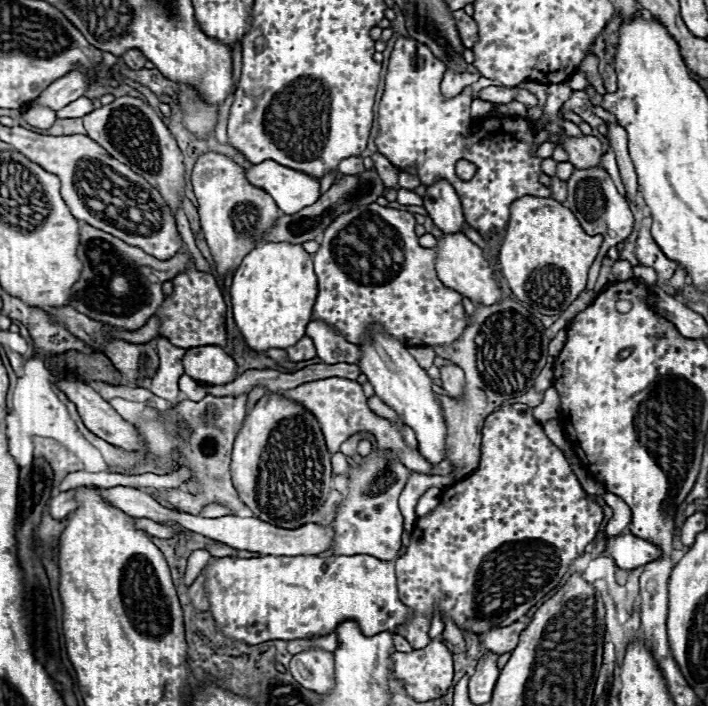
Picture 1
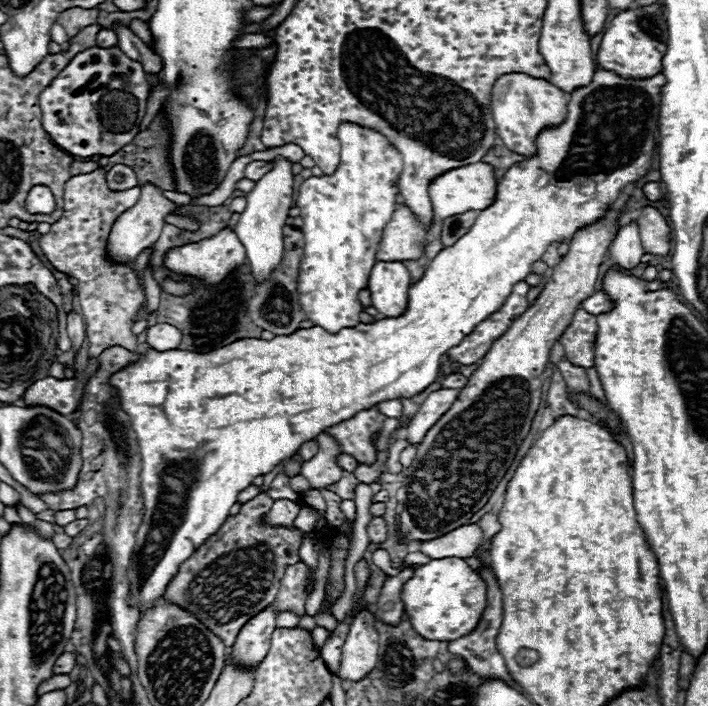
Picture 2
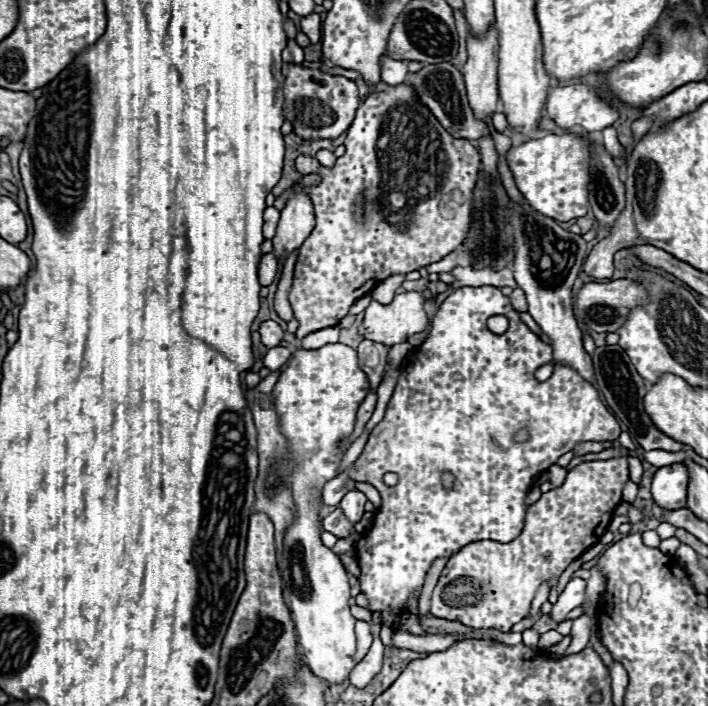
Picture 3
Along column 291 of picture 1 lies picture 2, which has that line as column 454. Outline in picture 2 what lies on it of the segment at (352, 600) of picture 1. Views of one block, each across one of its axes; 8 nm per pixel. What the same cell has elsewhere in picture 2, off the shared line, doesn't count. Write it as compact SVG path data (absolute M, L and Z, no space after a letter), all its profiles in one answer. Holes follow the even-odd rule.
M464 558L430 560L428 564L416 566L414 576L404 584L402 602L412 628L420 636L450 642L468 636L478 626L486 608L486 582L466 564Z

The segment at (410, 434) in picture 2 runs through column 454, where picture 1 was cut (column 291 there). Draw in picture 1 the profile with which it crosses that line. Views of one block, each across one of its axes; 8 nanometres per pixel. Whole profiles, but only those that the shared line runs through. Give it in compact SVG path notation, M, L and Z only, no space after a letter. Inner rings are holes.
M322 378L322 380L314 380L314 382L306 382L306 384L300 384L298 388L292 388L292 390L286 390L282 392L286 398L294 400L294 402L300 402L306 410L310 410L318 422L320 422L320 428L324 432L324 438L326 438L326 446L332 454L338 452L340 444L346 442L352 434L356 432L372 432L380 444L380 448L392 448L392 450L398 450L400 452L400 458L402 462L414 470L414 472L420 472L420 474L432 474L434 466L424 458L420 456L416 450L408 448L402 440L402 436L398 434L398 428L388 422L386 418L380 418L376 416L370 408L368 408L368 402L366 402L366 396L362 392L362 386L356 382L356 380L348 380L348 378Z

